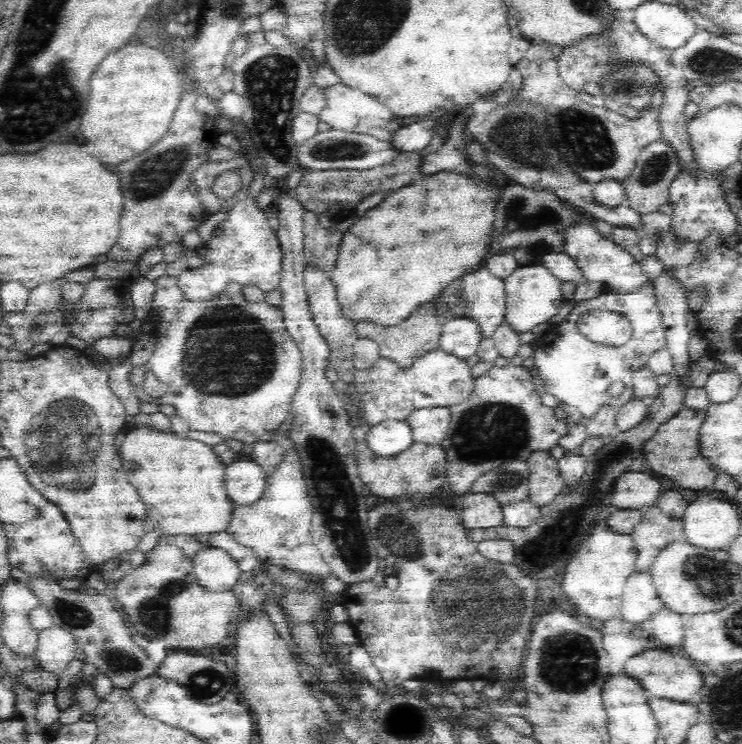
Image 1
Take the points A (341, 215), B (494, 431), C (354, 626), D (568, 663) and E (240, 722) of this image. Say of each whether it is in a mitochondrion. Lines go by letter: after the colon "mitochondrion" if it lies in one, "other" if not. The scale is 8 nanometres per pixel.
A: other
B: mitochondrion
C: other
D: mitochondrion
E: other

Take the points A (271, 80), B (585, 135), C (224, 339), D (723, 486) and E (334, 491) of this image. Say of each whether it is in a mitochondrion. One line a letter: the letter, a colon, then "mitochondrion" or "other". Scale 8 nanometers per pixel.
A: mitochondrion
B: mitochondrion
C: mitochondrion
D: other
E: mitochondrion

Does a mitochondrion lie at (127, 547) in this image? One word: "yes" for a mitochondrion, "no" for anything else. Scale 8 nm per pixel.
no

